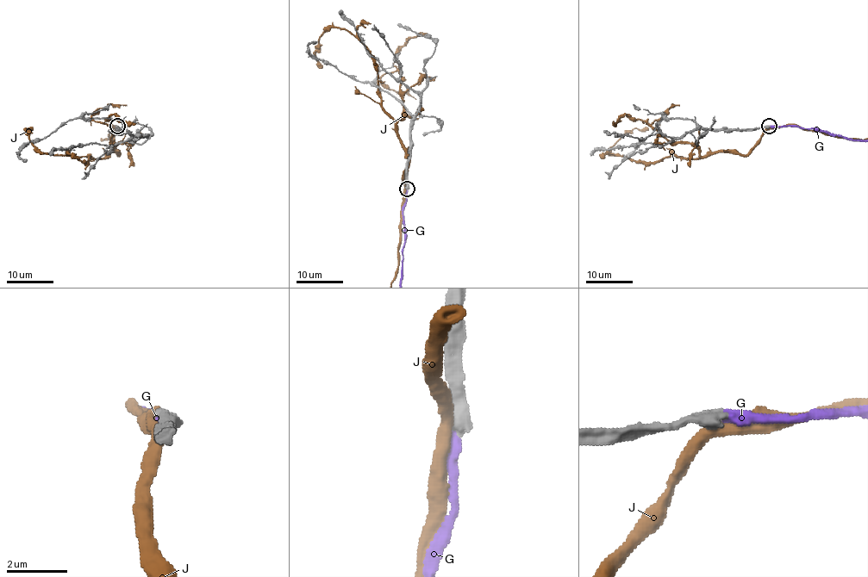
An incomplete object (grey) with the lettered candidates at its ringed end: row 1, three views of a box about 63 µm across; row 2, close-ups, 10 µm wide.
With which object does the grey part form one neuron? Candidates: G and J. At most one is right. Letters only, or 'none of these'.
G

